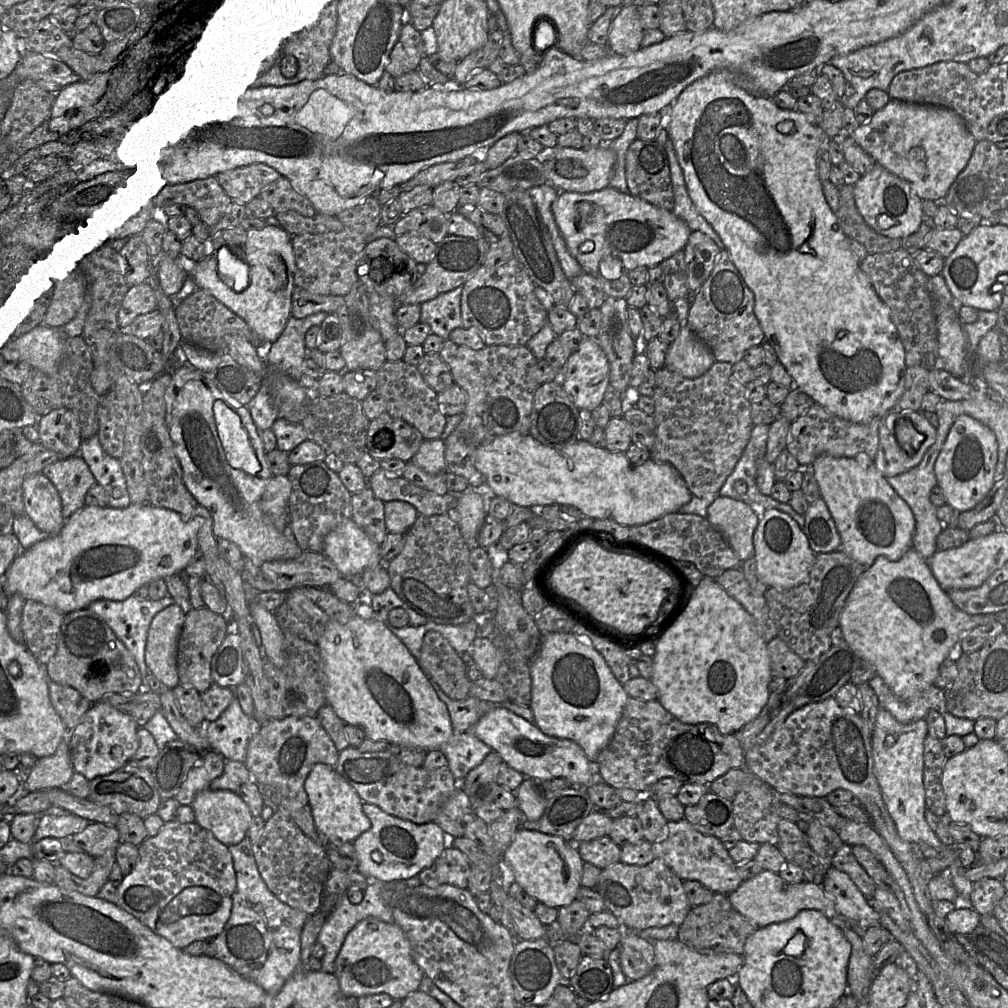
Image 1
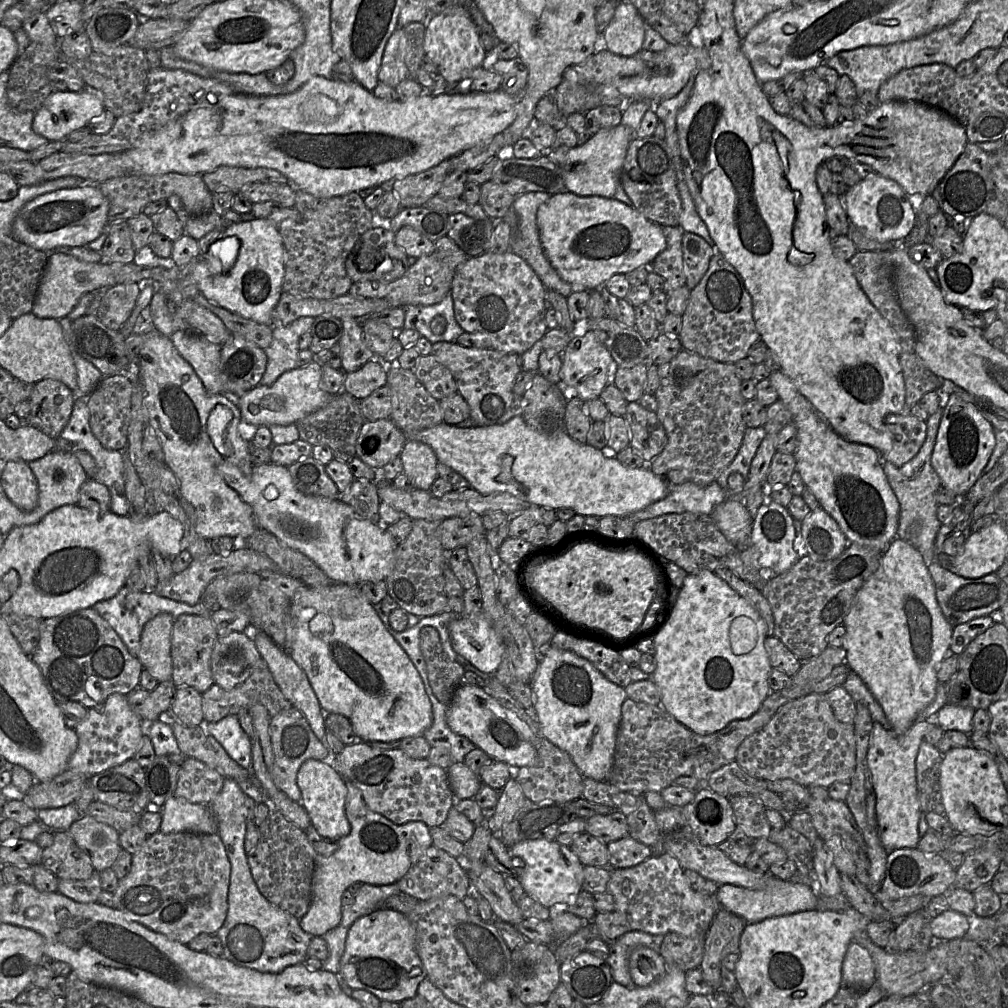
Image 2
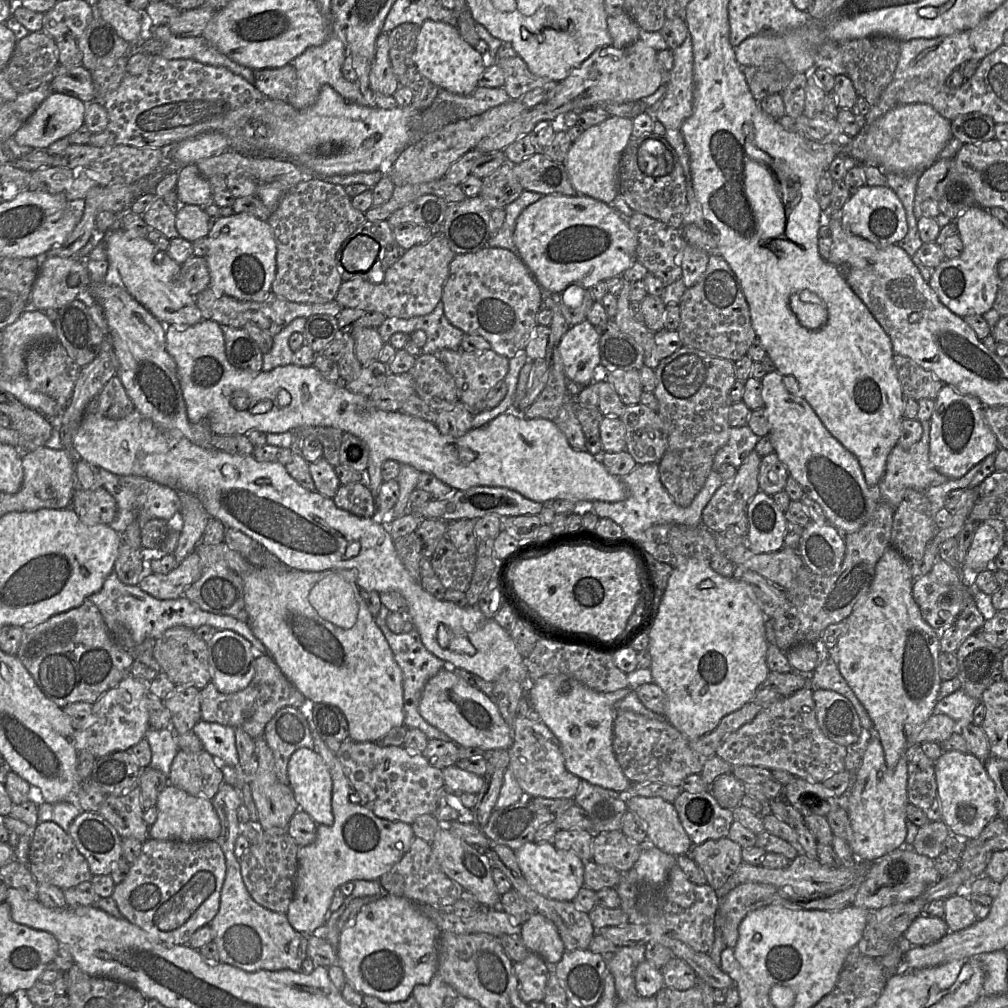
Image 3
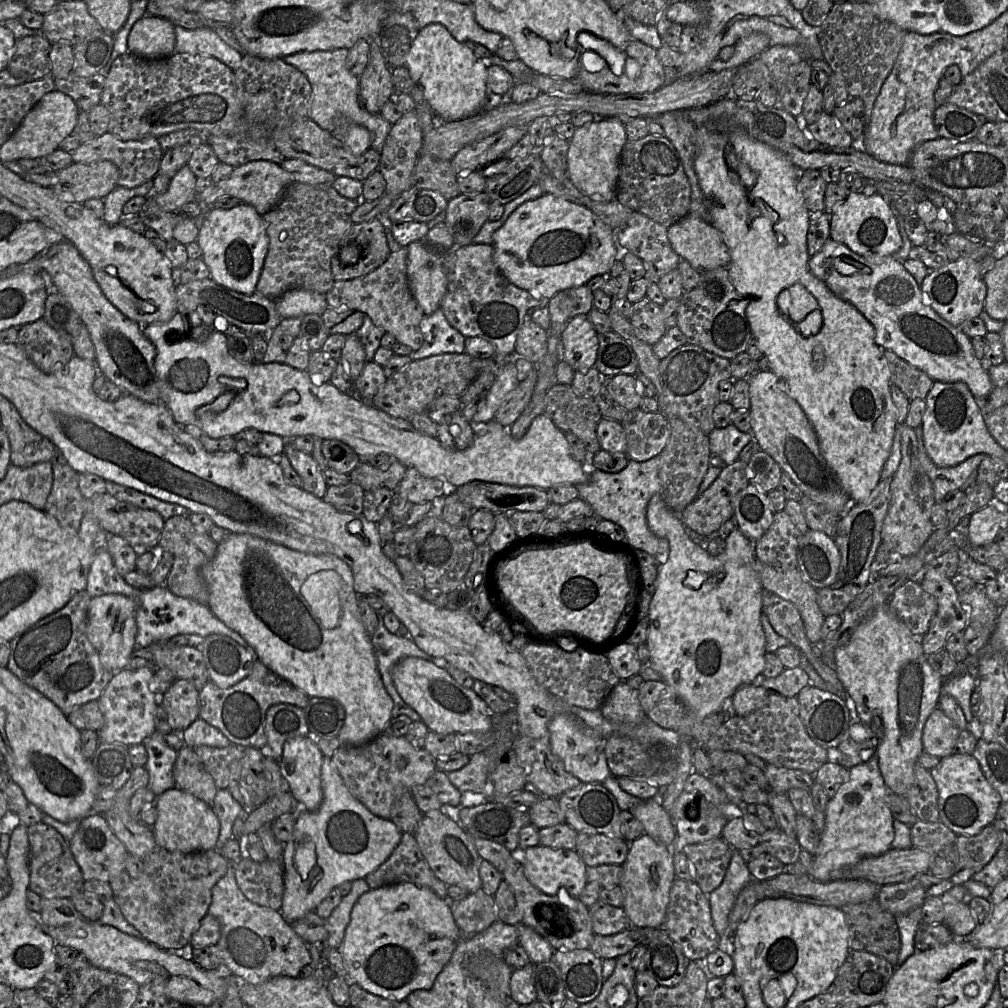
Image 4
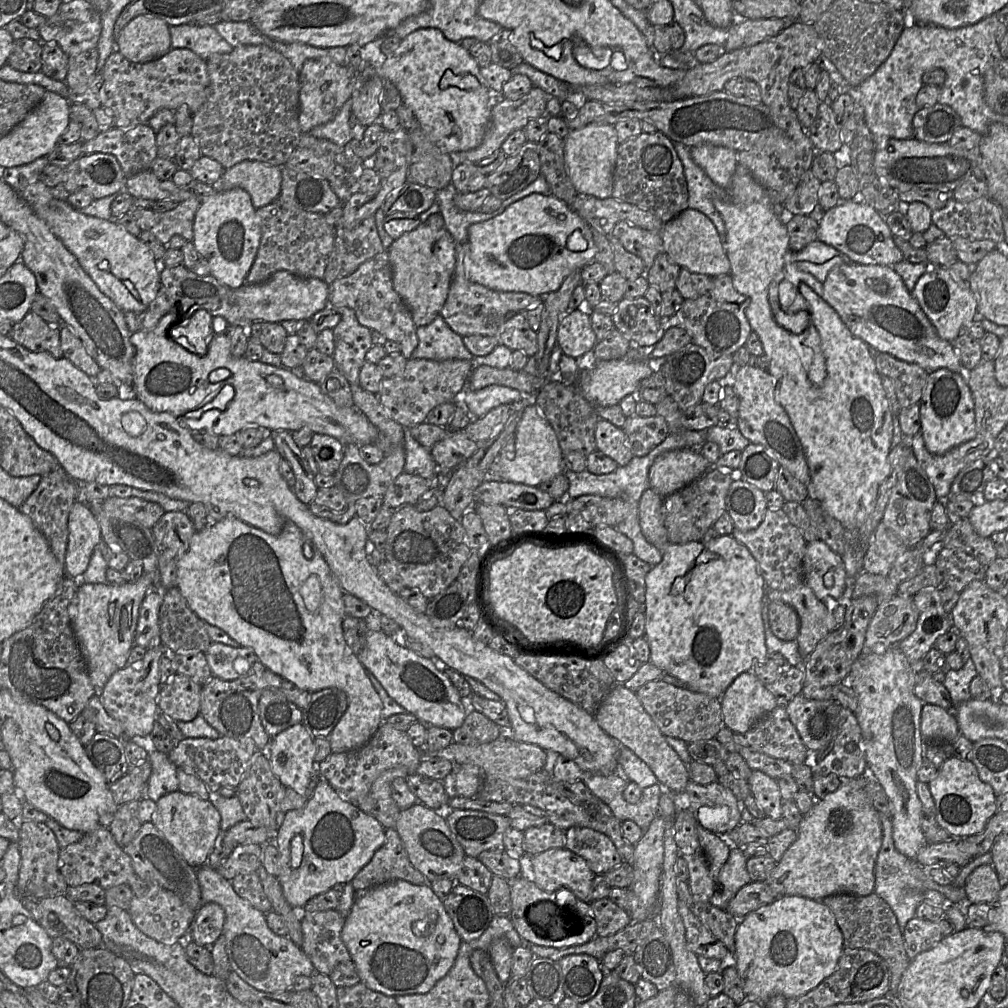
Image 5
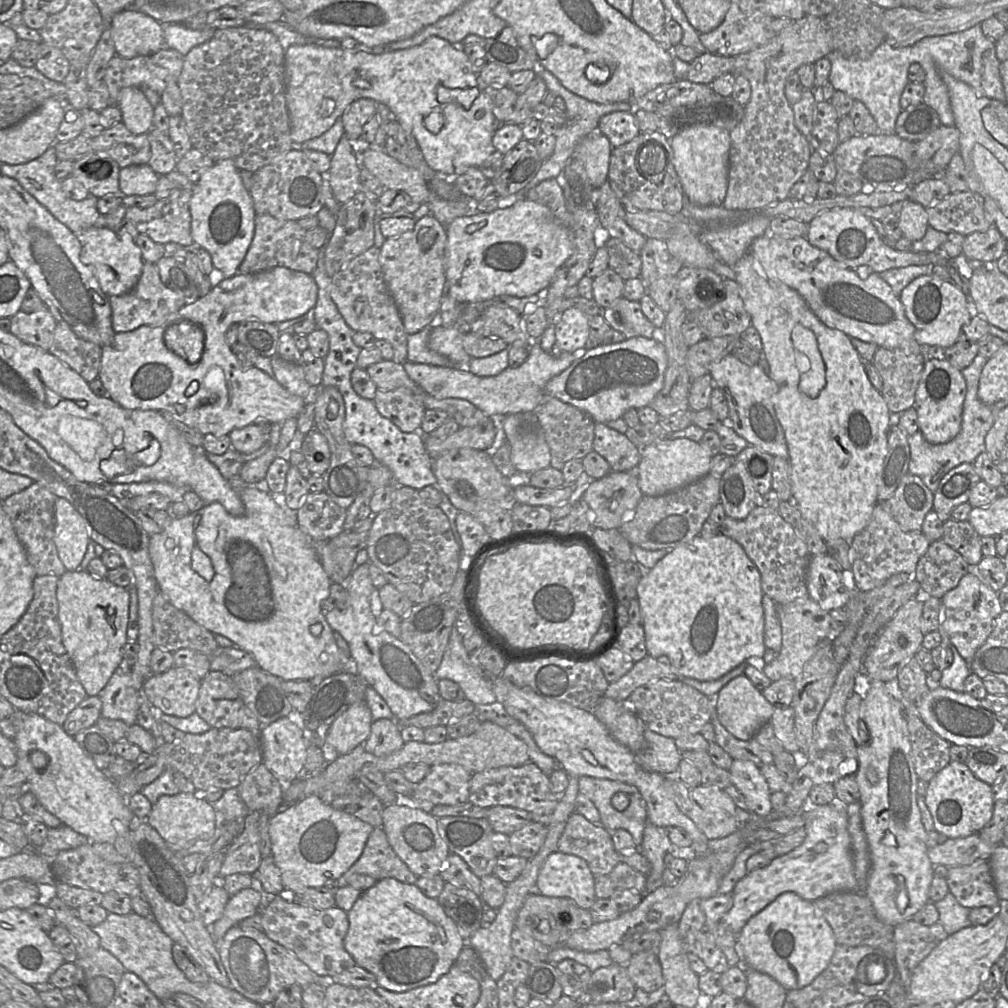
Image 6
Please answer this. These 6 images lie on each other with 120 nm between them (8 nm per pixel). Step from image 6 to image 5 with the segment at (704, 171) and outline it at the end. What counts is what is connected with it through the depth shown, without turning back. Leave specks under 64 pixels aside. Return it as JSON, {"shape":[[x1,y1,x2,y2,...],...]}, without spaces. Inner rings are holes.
{"shape":[[713,145,690,147,690,154,699,167,719,187,727,188,738,166,737,153,733,149]]}

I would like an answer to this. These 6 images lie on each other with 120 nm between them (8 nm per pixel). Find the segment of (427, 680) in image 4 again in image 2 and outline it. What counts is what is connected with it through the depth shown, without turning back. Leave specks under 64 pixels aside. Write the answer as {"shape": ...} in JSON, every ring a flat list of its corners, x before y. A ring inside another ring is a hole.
{"shape":[[462,683,454,692,447,706,446,722,457,735,470,740,492,759,509,767,531,766,536,759,533,733,529,726,513,712,505,709,481,687]]}

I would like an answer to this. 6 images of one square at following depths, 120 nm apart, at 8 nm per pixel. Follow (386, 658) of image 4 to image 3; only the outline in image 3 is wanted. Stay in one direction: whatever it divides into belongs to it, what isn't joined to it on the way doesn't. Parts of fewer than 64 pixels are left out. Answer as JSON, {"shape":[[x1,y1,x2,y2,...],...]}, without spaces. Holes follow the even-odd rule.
{"shape":[[381,606,379,613,375,617,377,626,385,636,392,652,395,661,399,665,403,674,403,711,404,711,404,725,410,728,419,729,425,733,428,739,439,739,443,741,452,741,445,733,430,725,419,713,418,703,422,690,427,681,436,675,439,671,447,667,446,663,429,652,423,645,418,631,414,628,409,633,395,634,387,626,387,616,390,611]]}

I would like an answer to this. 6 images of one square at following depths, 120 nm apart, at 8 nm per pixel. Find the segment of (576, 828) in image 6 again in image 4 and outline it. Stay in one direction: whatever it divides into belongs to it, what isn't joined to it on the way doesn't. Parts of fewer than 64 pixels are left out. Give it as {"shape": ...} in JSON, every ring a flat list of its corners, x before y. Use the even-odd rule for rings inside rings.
{"shape":[[578,833,575,851,587,867,622,865,627,858,629,844,623,838,604,834]]}

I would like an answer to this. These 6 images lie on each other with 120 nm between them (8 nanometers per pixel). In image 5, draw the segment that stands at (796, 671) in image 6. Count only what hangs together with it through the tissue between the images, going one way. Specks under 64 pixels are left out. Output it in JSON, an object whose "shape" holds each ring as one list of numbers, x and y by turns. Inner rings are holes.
{"shape":[[804,582,788,591,766,588,765,594,770,601,782,602,796,611,799,617,799,633,795,641,800,655,806,660,829,633,826,625,826,605]]}

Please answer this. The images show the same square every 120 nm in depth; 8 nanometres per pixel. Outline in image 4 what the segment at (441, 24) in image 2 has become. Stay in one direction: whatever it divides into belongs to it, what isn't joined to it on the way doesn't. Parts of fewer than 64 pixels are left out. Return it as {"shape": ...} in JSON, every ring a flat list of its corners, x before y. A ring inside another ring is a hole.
{"shape":[[431,23,417,32,407,54,405,67,415,85,422,89,424,99,440,121,458,121,485,112,482,109,489,92,488,64,458,42,443,25]]}

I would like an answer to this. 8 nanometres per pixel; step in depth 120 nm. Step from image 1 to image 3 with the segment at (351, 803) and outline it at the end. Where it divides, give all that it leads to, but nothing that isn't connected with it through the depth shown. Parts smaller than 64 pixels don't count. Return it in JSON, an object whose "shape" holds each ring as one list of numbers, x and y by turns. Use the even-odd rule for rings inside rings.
{"shape":[[300,748,288,763,289,786,300,810,306,812,318,825,332,825,332,777,322,757,314,749]]}

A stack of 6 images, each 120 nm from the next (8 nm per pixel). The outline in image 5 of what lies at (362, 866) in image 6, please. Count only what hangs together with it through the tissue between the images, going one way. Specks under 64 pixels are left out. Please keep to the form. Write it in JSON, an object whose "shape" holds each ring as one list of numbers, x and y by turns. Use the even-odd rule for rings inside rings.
{"shape":[[385,829,383,845,350,883,357,892,364,892,373,886,395,880,429,885,427,878,411,864,397,831]]}

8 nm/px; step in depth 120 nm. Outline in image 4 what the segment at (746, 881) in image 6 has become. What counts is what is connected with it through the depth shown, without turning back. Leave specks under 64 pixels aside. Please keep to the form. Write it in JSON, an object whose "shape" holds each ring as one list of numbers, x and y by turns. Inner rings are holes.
{"shape":[[873,755,867,762,856,765,848,771,847,781,840,786,835,796,829,799,819,849,811,858,808,876,819,882,850,880,847,879,847,873,852,866,863,858,876,857,888,852,894,839,894,818,886,803,886,796,891,792,881,775,877,757]]}

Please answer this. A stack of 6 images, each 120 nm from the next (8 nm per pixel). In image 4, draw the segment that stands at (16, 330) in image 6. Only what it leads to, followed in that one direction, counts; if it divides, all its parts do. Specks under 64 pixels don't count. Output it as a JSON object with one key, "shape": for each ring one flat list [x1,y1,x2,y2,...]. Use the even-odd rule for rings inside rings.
{"shape":[[44,319,19,327,16,345,36,367,49,374,64,371,74,356,71,337,62,335]]}

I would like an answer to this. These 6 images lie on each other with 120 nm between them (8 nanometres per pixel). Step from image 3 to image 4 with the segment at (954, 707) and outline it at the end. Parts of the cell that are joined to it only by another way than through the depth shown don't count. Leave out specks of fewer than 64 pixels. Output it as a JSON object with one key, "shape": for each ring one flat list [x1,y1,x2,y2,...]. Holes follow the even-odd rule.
{"shape":[[970,674,960,676,950,676,944,678,941,686,941,695,950,695,953,697,964,713,966,722,972,728,977,729,978,718,974,717,970,709,971,694,977,686,977,680]]}

